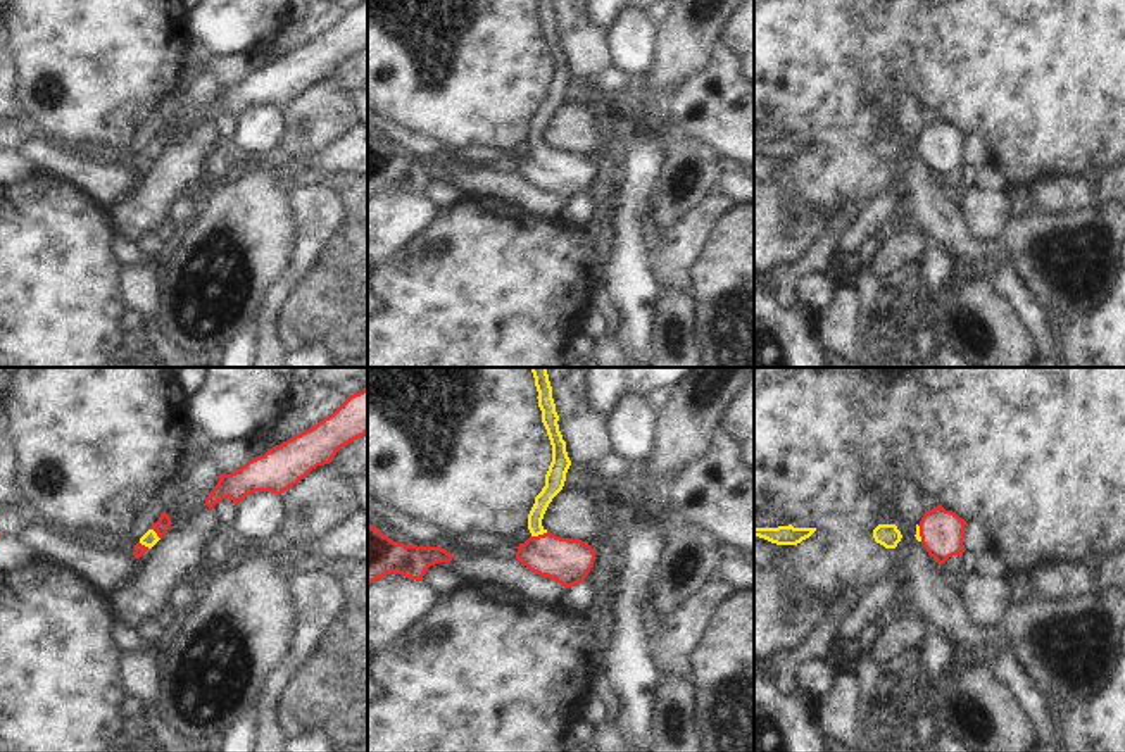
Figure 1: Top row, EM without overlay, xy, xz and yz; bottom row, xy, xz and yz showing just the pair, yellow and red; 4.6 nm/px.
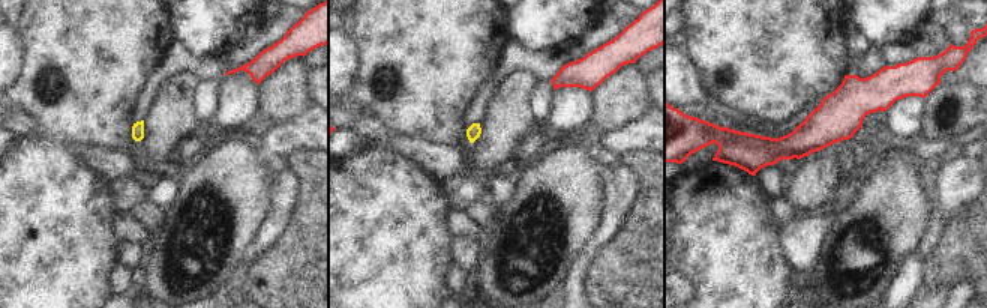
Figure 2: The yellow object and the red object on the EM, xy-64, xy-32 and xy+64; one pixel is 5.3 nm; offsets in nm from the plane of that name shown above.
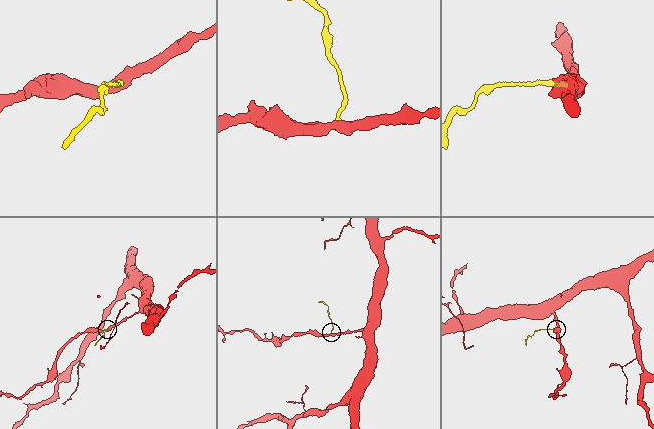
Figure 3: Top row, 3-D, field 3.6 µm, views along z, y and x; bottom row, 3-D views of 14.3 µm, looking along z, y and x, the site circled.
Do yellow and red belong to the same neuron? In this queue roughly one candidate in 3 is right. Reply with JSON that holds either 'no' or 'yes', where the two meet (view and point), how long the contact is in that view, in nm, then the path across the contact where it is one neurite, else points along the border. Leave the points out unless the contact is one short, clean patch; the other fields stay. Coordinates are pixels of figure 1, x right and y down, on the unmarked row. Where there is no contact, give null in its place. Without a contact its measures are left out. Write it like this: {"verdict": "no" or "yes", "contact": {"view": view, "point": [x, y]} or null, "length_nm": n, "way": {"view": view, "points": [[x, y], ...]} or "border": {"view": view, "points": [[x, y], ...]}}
{"verdict": "yes", "contact": {"view": "xz", "point": [539, 147]}, "length_nm": 80, "way": {"view": "xz", "points": [[554, 97], [537, 125], [539, 147], [566, 175]]}}

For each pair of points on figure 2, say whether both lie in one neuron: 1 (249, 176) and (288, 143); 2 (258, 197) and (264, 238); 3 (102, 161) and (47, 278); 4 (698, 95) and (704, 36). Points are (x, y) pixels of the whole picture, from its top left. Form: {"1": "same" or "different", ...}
{"1": "different", "2": "different", "3": "different", "4": "different"}

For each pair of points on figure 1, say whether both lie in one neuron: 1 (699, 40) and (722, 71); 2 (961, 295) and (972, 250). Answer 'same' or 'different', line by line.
1: different
2: different

